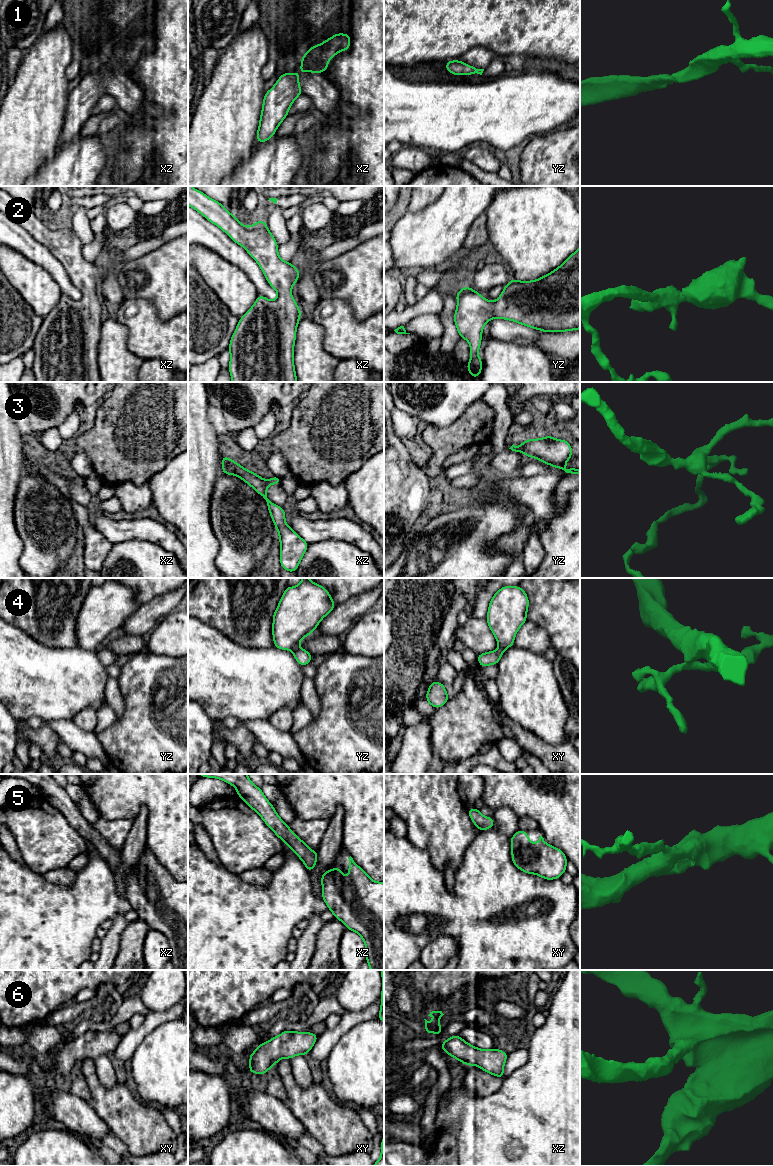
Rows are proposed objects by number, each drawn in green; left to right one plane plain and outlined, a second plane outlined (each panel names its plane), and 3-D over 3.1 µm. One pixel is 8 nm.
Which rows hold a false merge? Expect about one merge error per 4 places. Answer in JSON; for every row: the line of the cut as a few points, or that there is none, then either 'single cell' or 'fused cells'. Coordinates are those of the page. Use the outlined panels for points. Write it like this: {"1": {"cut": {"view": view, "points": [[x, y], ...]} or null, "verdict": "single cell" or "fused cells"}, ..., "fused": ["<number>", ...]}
{"1": {"cut": null, "verdict": "single cell"}, "2": {"cut": null, "verdict": "single cell"}, "3": {"cut": null, "verdict": "single cell"}, "4": {"cut": {"view": "yz", "points": [[296, 646], [292, 650]]}, "verdict": "fused cells"}, "5": {"cut": null, "verdict": "single cell"}, "6": {"cut": null, "verdict": "single cell"}, "fused": ["4"]}

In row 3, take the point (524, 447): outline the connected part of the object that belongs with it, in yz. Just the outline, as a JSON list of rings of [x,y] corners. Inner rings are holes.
[[[552,434],[539,439],[527,439],[519,447],[513,444],[509,449],[521,452],[529,458],[536,458],[554,468],[560,468],[566,473],[580,473],[579,469],[565,468],[565,463],[572,458],[570,443],[566,440],[553,439]]]

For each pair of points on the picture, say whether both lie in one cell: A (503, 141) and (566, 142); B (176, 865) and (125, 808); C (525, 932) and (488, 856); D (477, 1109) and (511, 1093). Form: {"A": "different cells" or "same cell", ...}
{"A": "different cells", "B": "same cell", "C": "same cell", "D": "same cell"}

